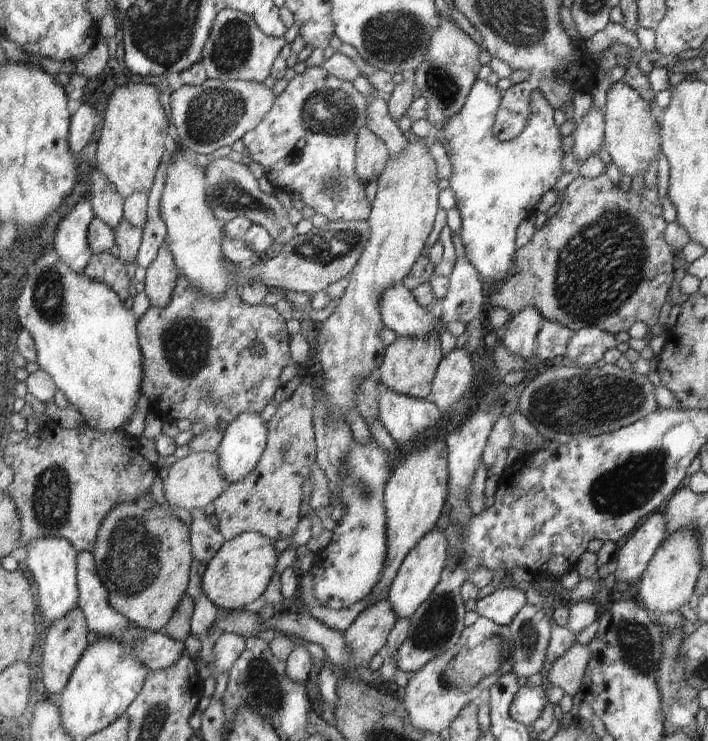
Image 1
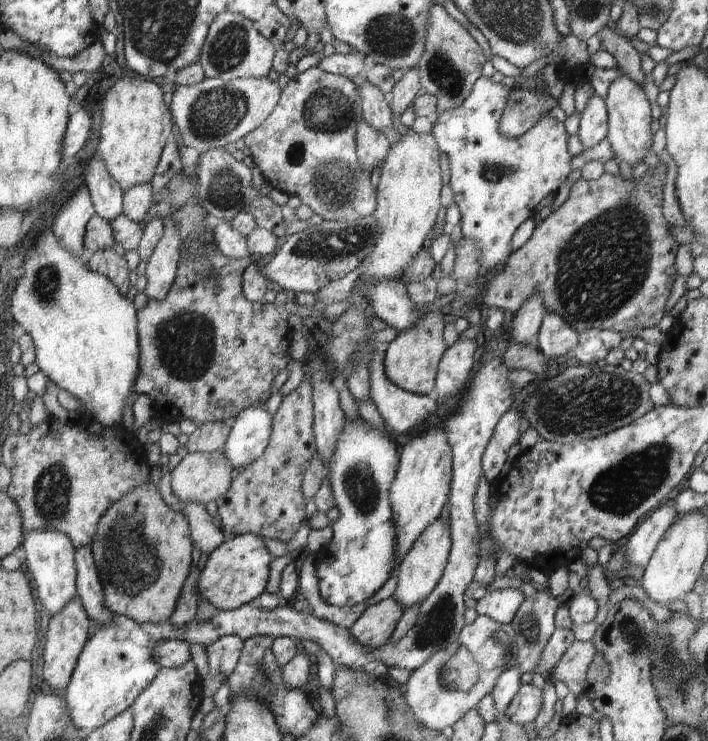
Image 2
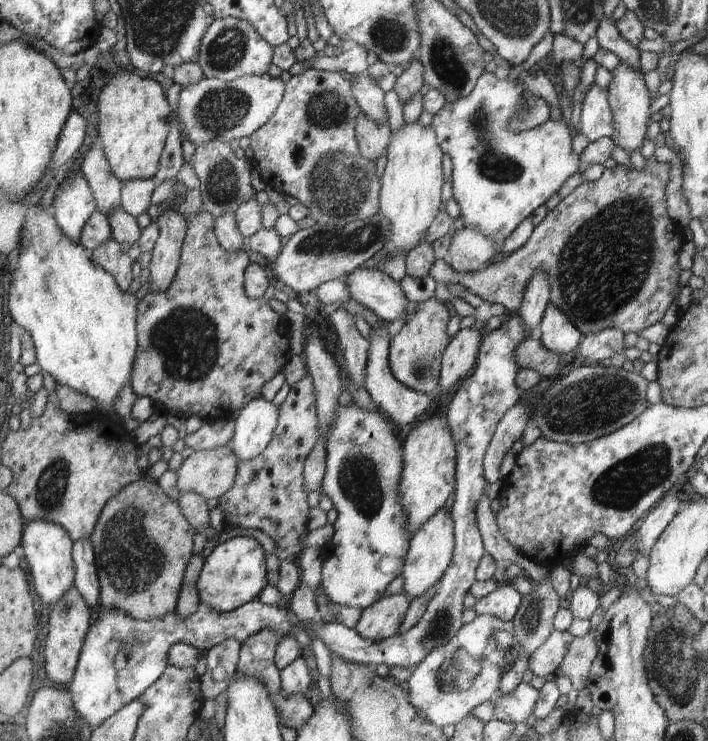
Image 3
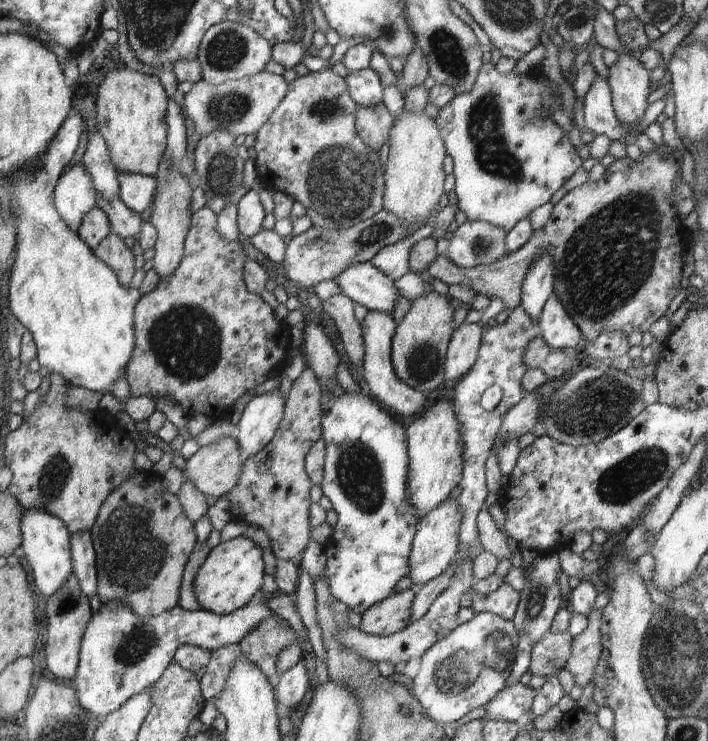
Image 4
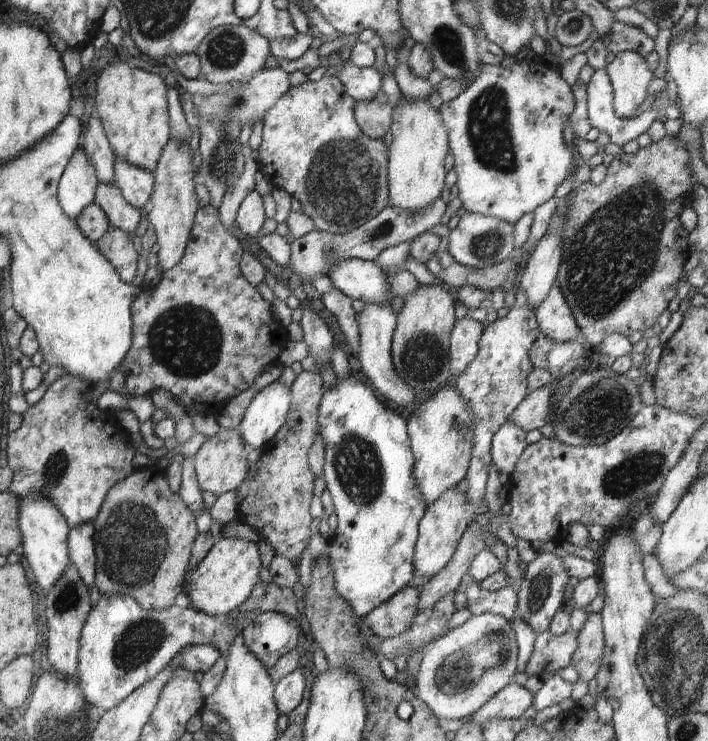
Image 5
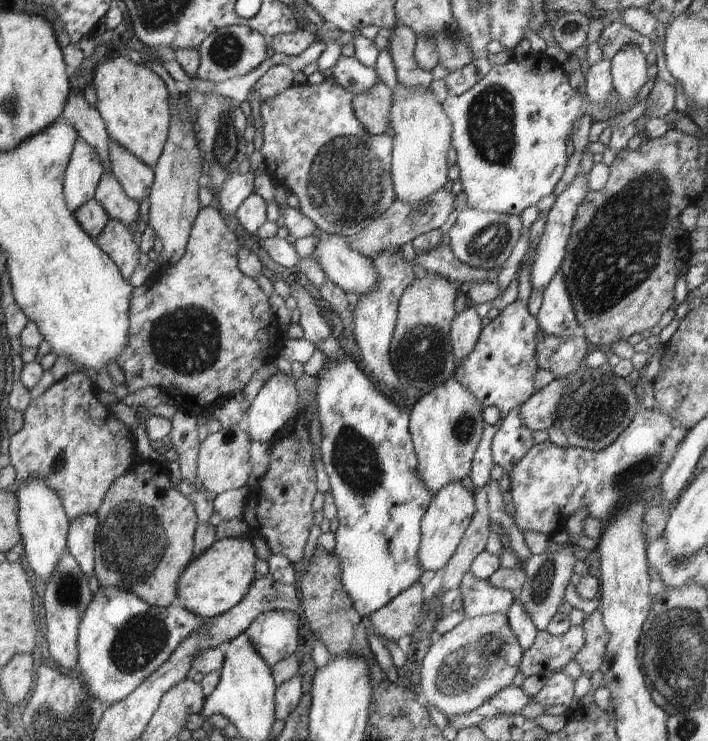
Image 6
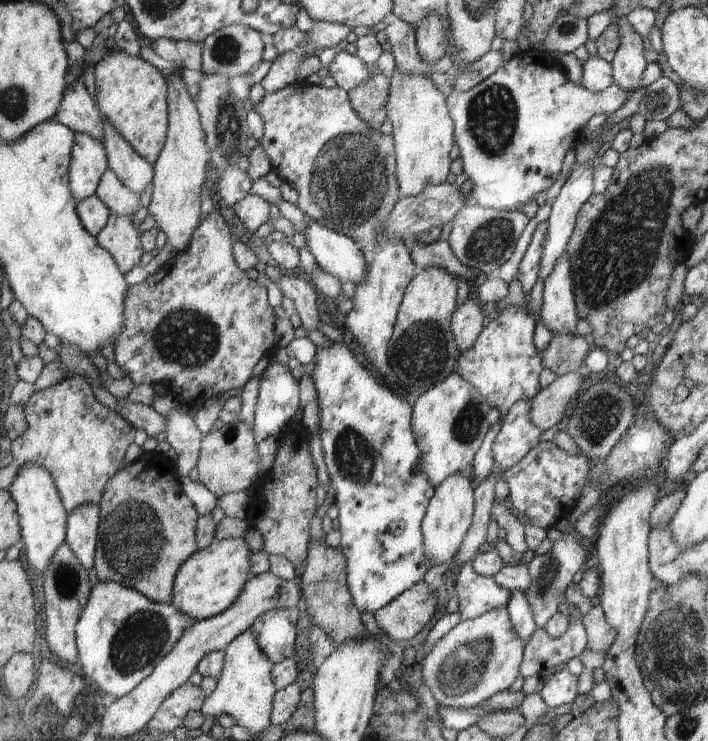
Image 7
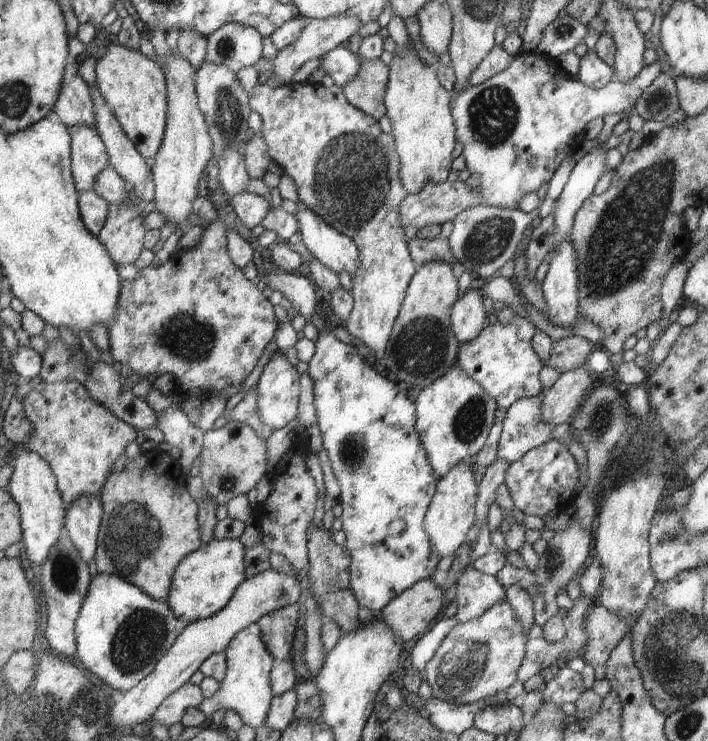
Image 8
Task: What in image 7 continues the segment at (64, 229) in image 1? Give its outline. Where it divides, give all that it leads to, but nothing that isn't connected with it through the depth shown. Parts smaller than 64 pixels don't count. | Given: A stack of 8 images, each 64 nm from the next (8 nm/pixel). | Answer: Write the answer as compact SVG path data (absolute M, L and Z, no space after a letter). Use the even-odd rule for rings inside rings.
M76 132L74 134L71 158L72 160L68 169L70 192L72 192L72 198L78 203L80 200L84 200L84 198L95 194L100 177L106 172L109 166L103 142L98 142L94 138L90 138L86 132Z

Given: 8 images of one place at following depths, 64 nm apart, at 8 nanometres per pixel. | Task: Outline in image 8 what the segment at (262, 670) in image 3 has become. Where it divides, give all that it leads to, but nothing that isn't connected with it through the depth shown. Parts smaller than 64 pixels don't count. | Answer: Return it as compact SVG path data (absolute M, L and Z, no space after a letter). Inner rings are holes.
M295 603L265 614L257 622L262 632L262 642L276 662L290 659L296 622L300 618L299 609L299 604Z

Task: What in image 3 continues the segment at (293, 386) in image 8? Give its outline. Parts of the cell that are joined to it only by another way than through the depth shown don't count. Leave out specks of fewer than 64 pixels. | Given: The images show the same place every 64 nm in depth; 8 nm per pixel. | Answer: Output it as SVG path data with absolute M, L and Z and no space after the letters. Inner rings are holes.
M262 396L250 400L234 417L234 436L229 442L238 463L264 452L278 426L279 407Z

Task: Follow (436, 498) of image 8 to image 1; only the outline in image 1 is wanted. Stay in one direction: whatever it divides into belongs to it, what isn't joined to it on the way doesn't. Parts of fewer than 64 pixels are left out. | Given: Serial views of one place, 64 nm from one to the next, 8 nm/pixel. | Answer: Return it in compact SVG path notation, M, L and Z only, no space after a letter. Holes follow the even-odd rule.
M434 528L426 534L406 556L387 595L387 602L398 619L410 619L418 608L430 597L440 582L447 560L447 541L443 531Z

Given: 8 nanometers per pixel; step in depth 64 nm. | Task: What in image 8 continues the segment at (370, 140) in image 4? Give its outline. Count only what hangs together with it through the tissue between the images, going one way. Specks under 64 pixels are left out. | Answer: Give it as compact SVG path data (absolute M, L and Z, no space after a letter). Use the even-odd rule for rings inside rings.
M358 56L360 72L356 78L352 78L343 87L346 100L366 116L379 121L386 115L384 97L386 94L389 66L386 66L380 58L366 60Z

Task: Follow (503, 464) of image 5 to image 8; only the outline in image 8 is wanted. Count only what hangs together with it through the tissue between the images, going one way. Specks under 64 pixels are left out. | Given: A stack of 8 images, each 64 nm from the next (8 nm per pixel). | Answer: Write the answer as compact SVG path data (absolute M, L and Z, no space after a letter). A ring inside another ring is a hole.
M542 394L524 397L507 409L498 440L497 458L514 464L533 448L552 440L554 426L544 422L540 416L542 400L544 400Z

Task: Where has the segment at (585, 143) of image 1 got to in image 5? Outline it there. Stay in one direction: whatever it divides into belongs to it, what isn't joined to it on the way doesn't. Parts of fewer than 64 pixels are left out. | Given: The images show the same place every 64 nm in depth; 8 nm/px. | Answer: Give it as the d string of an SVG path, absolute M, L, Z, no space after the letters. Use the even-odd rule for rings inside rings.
M606 67L595 69L587 85L586 104L590 126L600 130L600 133L608 134L610 143L620 148L648 132L652 122L662 116L652 108L633 119L617 117L613 107L613 88Z

